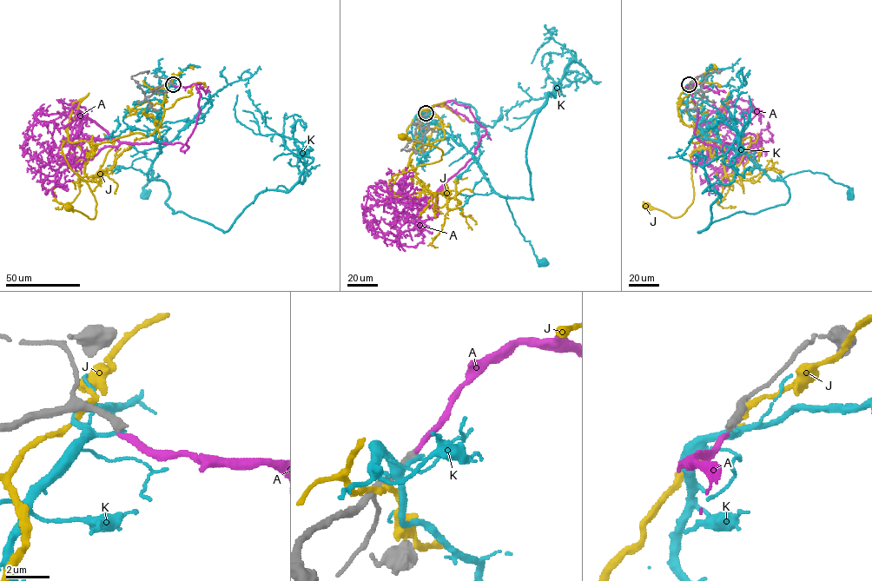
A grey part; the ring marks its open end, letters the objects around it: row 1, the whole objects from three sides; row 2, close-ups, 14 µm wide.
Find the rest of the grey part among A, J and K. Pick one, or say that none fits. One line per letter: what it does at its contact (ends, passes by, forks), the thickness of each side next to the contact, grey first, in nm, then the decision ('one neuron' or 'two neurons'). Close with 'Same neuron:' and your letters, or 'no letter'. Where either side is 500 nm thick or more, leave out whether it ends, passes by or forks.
A: it ends there; 400 nm thick on the grey side, 260 nm on the other; one neuron
J: it passes by; 320 nm thick on the grey side, 190 nm on the other; two neurons
K: it ends there; 440 nm thick on the grey side, 200 nm on the other; two neurons
Same neuron: A

